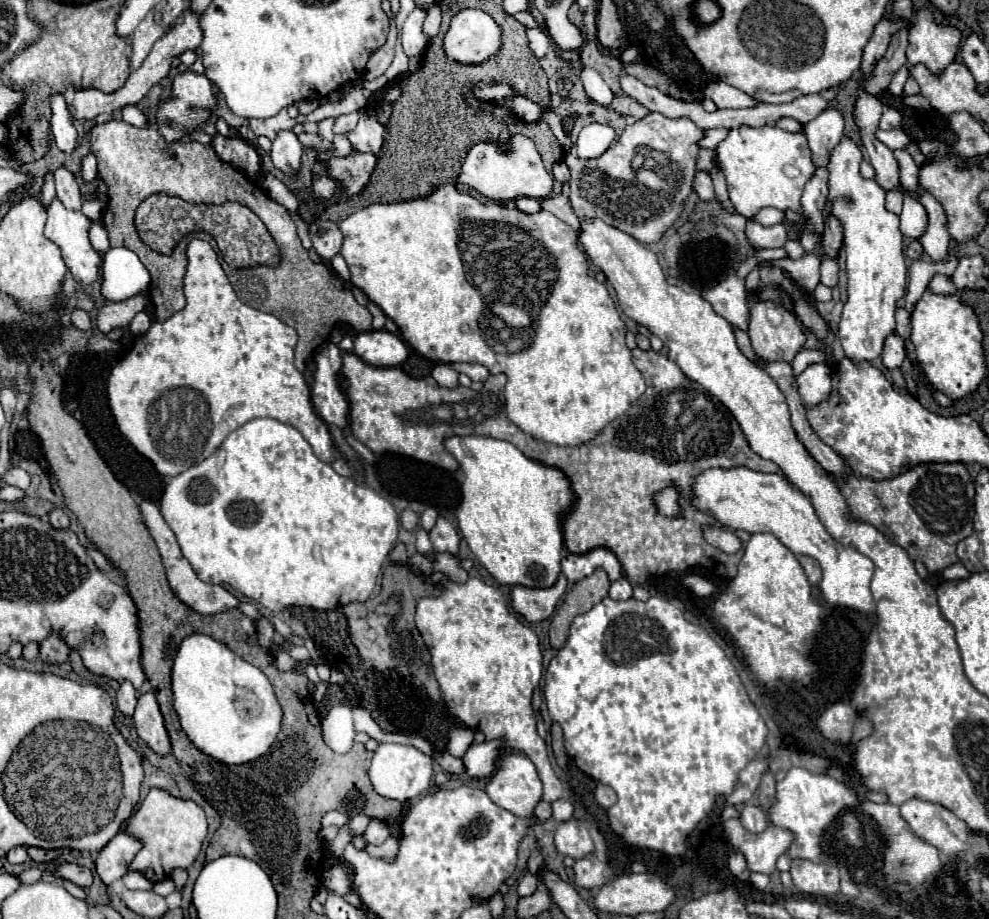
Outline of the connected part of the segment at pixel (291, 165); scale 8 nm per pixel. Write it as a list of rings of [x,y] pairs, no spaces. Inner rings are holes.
[[[283,131],[275,137],[271,149],[271,161],[281,173],[285,173],[287,177],[295,177],[301,171],[301,155],[303,147],[293,131]]]

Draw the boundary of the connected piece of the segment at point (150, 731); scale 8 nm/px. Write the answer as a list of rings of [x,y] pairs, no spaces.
[[[145,693],[137,701],[137,709],[133,715],[137,735],[161,757],[171,753],[171,741],[163,723],[163,715],[159,711],[159,703],[155,693]]]

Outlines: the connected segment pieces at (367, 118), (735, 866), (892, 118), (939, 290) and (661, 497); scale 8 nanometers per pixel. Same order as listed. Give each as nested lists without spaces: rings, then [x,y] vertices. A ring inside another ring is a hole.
[[[367,107],[359,117],[357,127],[347,133],[347,139],[356,151],[362,153],[371,151],[371,153],[377,155],[384,143],[384,133],[385,127],[383,127],[383,123],[379,123],[375,109]]]
[[[731,851],[729,855],[729,871],[741,879],[741,881],[747,881],[749,879],[749,869],[747,869],[747,863],[745,863],[745,857],[739,853],[739,851]]]
[[[885,109],[881,123],[879,123],[879,129],[889,131],[889,129],[895,129],[899,125],[901,125],[901,113],[897,109]]]
[[[937,273],[937,275],[933,275],[933,279],[929,281],[929,291],[935,293],[935,295],[955,295],[957,289],[955,289],[955,285],[953,285],[953,281],[951,281],[949,275]]]
[[[673,487],[661,491],[661,493],[655,497],[655,503],[657,503],[659,513],[663,513],[663,515],[677,515],[677,513],[679,513],[677,497],[679,497],[679,493],[677,493],[677,489],[673,489]]]

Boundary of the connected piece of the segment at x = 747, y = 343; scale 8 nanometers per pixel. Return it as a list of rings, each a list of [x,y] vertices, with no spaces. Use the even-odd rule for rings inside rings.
[[[733,329],[735,331],[735,335],[737,335],[737,345],[741,347],[741,351],[751,359],[751,361],[757,361],[757,363],[767,363],[765,359],[761,359],[755,351],[753,351],[753,347],[751,347],[751,339],[749,339],[749,335],[745,333],[745,331],[741,331],[741,329]]]

